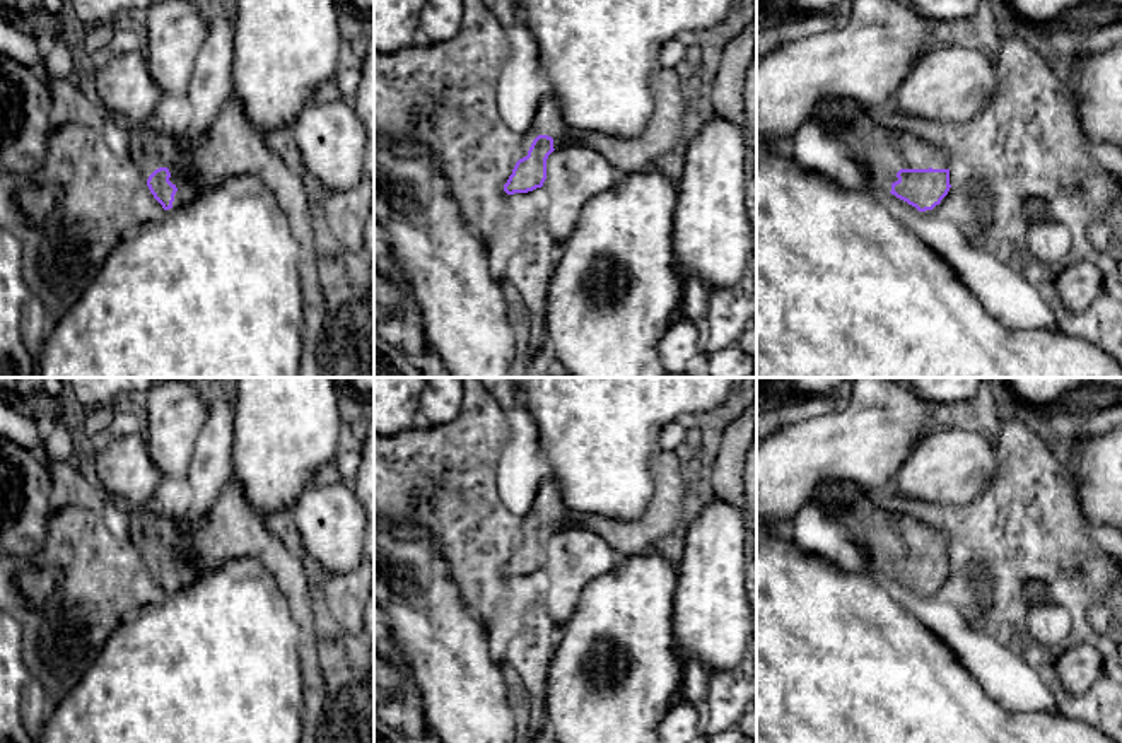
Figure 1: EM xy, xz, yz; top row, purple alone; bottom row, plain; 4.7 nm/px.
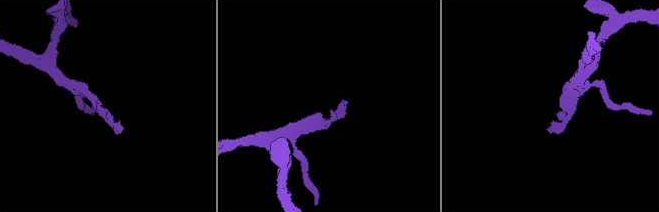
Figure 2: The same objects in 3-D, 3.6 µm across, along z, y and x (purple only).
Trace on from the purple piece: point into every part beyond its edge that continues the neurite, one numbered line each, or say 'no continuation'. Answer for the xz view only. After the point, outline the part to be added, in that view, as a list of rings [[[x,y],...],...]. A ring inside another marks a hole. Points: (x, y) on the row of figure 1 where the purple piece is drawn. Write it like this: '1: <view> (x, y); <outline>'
1: xz (670, 118); [[[659,67],[651,75],[654,109],[639,137],[608,137],[598,132],[567,126],[558,102],[546,94],[536,111],[531,128],[524,133],[519,159],[528,155],[538,135],[553,138],[553,149],[587,147],[599,152],[622,174],[644,173],[671,152],[688,132],[692,106],[688,85],[675,68]]]

